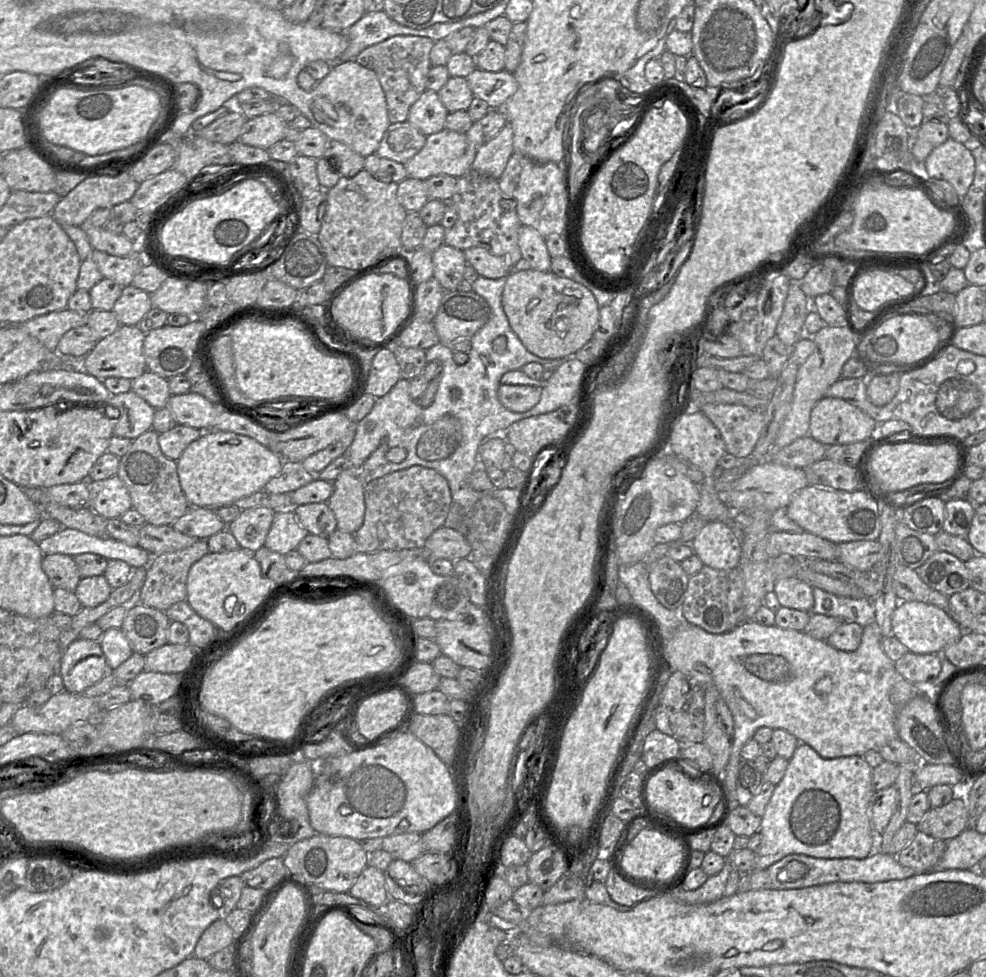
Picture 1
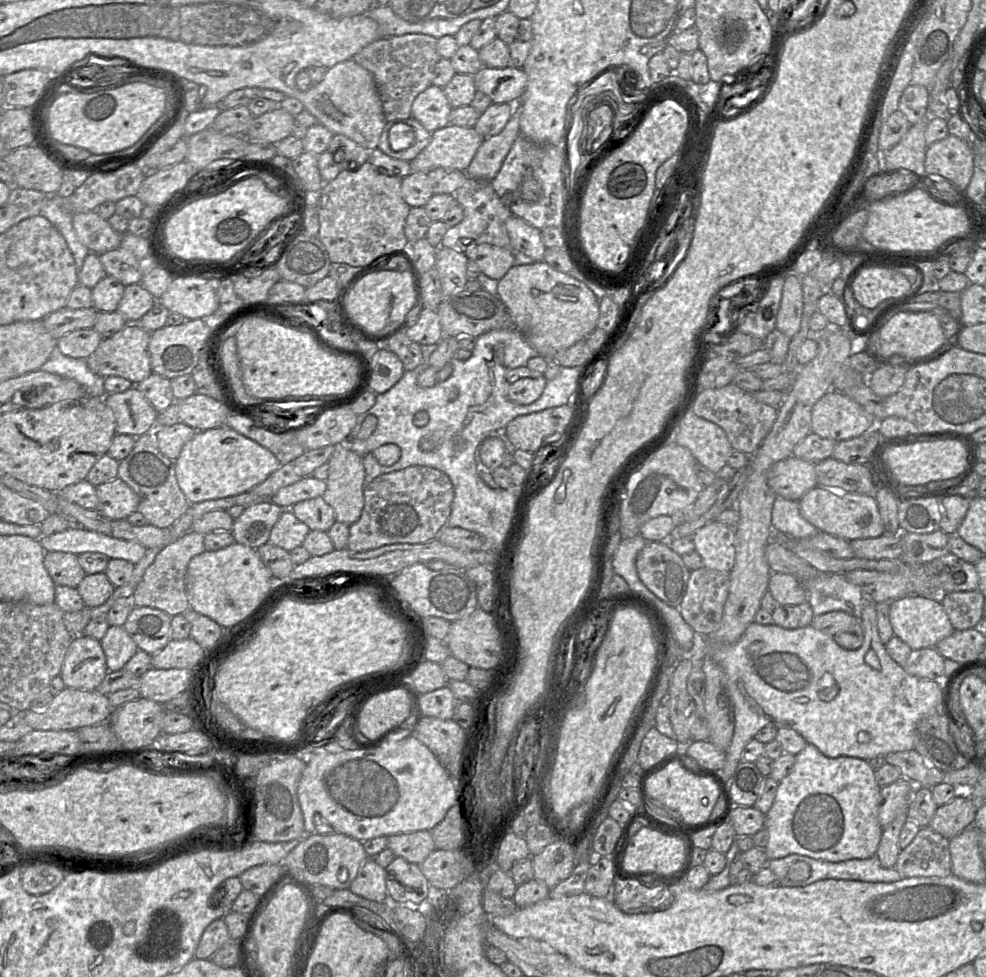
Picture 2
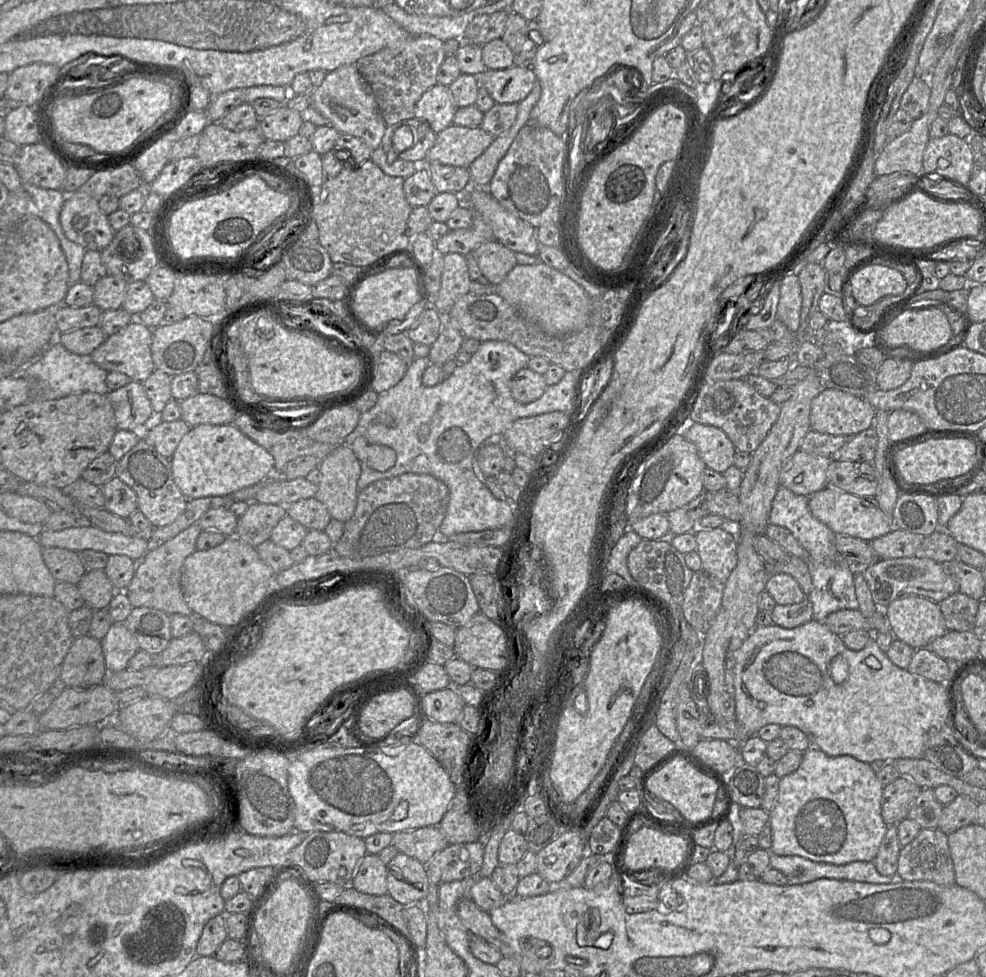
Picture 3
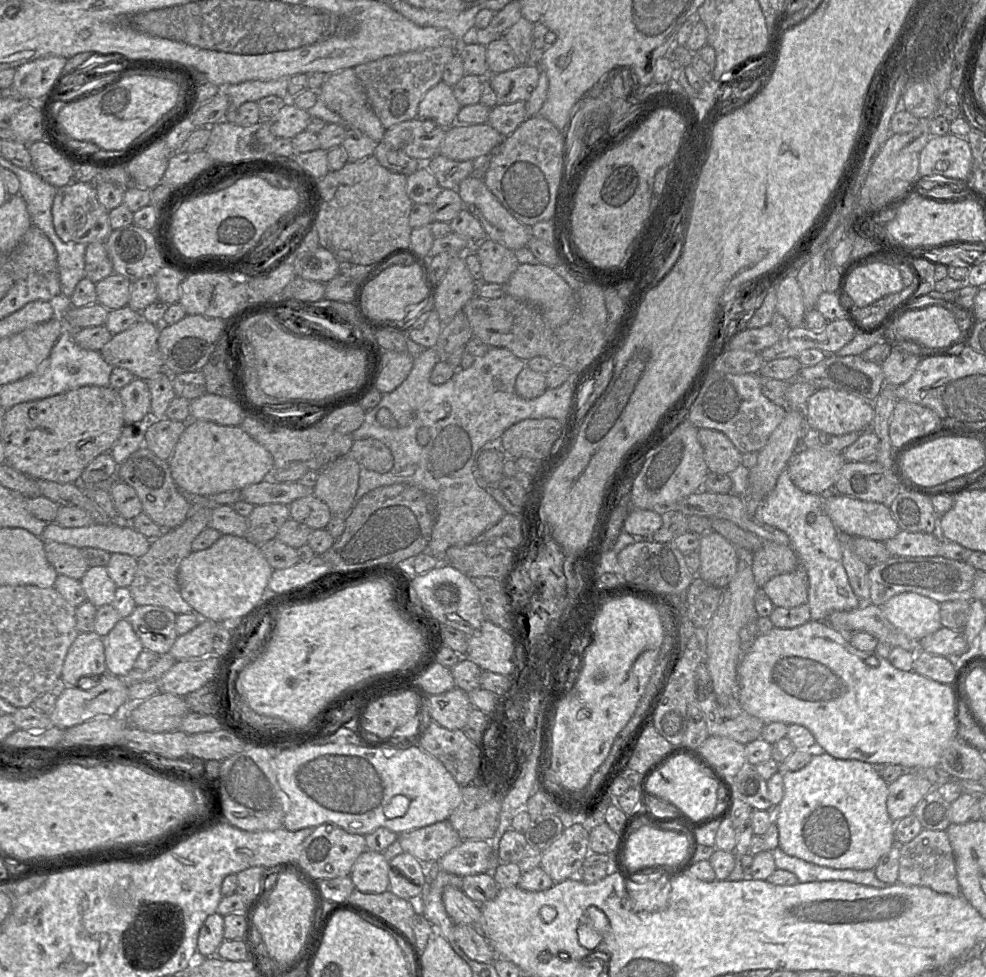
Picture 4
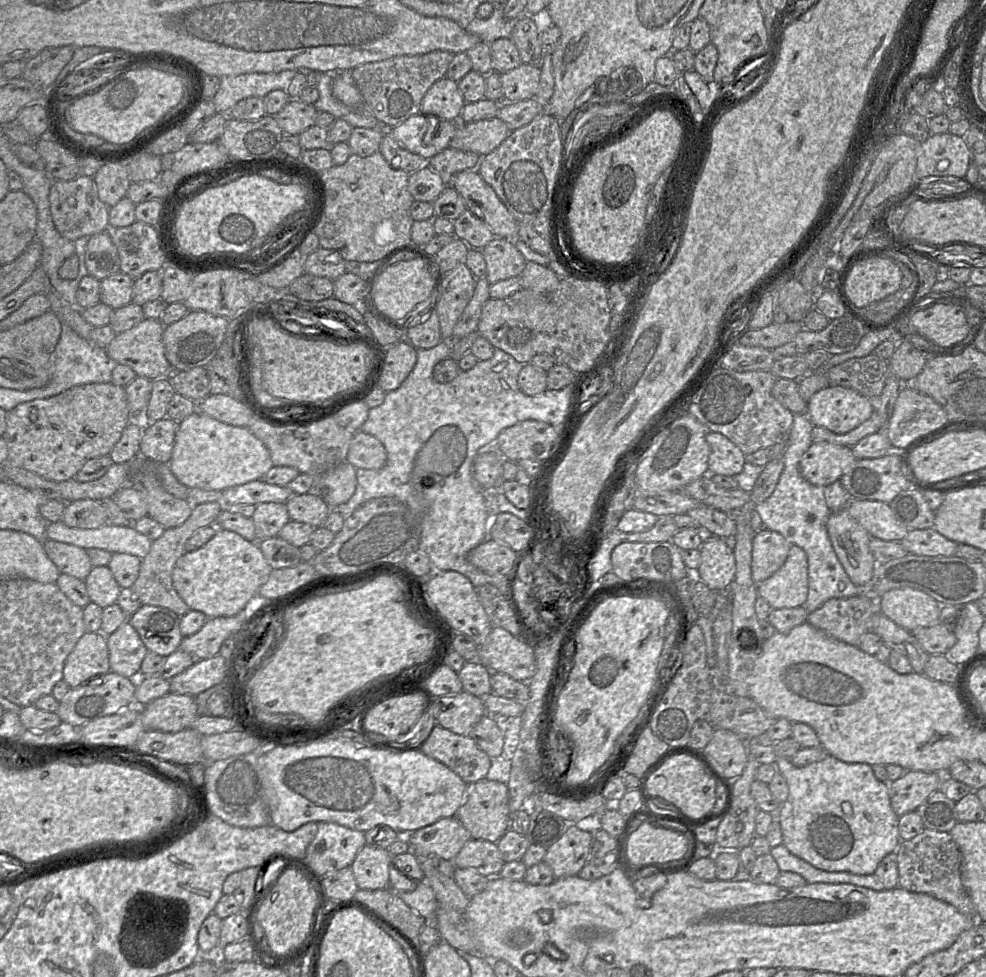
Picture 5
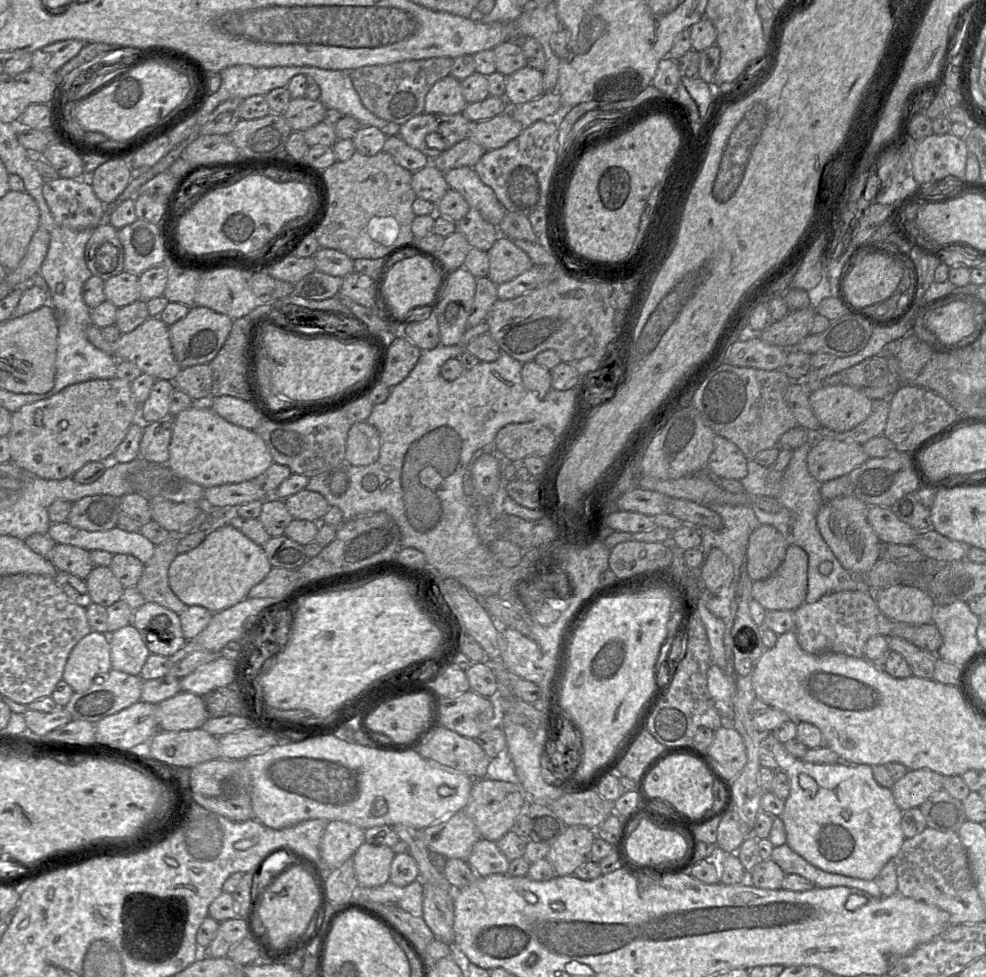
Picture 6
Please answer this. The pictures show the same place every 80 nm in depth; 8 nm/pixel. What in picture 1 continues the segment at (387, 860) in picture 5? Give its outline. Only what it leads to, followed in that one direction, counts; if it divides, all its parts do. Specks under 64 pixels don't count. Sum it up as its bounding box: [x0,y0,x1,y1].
[349,864,390,907]

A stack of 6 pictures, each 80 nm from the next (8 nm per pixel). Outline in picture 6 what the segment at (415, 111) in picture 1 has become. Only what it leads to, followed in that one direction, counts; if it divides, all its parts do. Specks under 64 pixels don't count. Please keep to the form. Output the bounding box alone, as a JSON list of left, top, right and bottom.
[424,75,467,115]

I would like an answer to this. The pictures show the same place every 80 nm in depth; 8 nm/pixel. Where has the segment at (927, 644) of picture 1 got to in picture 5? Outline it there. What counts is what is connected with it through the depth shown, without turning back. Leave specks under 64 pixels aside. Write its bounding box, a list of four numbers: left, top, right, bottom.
[876,588,941,632]

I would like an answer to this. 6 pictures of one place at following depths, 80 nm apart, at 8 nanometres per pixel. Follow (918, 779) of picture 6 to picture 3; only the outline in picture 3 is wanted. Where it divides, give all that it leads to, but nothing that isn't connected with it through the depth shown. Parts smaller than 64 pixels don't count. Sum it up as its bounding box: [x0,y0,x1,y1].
[882,776,922,825]

